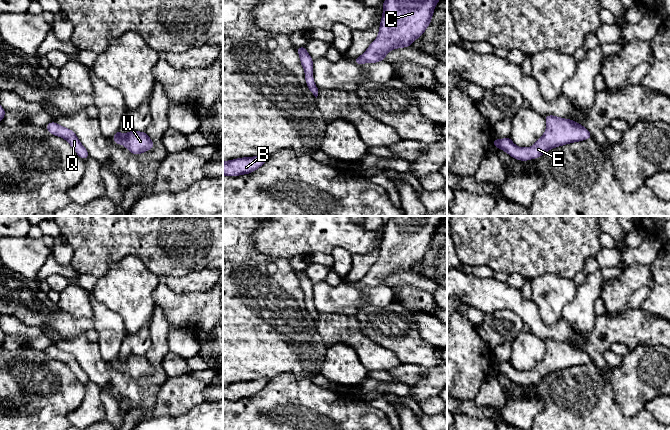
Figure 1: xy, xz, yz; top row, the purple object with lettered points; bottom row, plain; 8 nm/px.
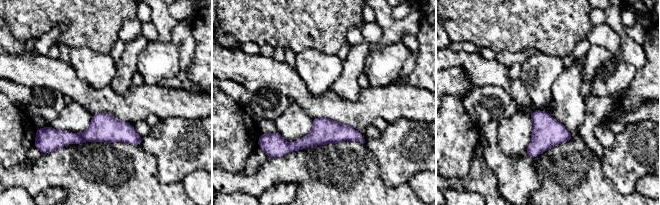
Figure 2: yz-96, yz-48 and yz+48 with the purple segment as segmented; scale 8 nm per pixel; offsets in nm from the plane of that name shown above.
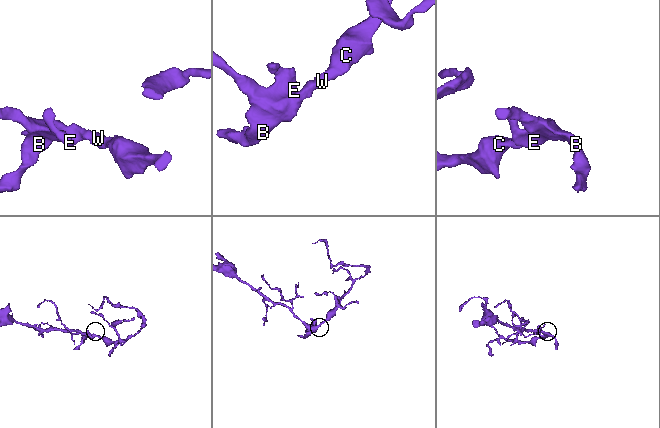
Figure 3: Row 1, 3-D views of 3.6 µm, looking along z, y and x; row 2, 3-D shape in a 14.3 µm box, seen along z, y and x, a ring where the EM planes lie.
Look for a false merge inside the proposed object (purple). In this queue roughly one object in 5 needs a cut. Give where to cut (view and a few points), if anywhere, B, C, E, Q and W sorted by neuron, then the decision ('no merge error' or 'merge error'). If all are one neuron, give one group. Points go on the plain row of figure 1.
no cut | B C E Q W | no merge error

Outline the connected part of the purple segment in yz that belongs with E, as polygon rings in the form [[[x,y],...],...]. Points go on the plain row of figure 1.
[[[547,339],[545,345],[545,357],[531,371],[518,371],[510,361],[494,363],[493,369],[517,384],[528,385],[539,382],[550,373],[592,362],[591,357],[583,349],[573,344]]]

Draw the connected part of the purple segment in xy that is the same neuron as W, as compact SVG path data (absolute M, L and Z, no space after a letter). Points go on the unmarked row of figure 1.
M119 354L113 359L116 368L122 368L132 378L138 379L154 372L154 366L146 356L129 355L123 359Z

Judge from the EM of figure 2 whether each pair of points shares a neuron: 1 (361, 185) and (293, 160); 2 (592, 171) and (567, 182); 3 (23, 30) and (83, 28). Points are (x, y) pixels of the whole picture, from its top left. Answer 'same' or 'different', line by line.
1: same
2: same
3: same

